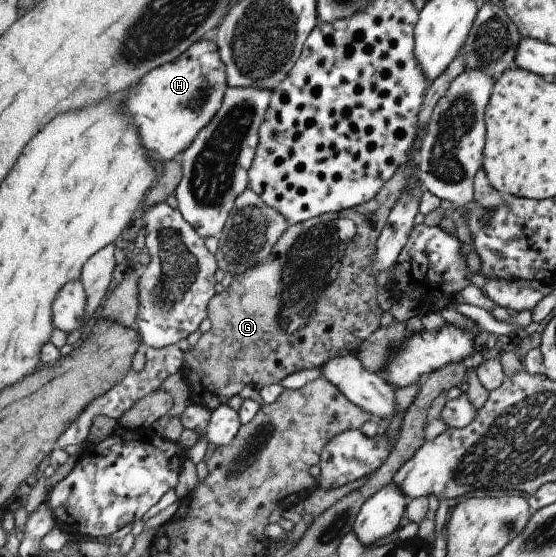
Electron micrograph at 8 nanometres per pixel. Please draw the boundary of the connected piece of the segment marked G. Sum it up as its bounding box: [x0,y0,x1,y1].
[182,137,421,411]

